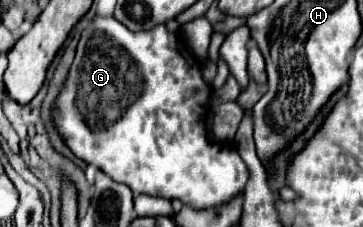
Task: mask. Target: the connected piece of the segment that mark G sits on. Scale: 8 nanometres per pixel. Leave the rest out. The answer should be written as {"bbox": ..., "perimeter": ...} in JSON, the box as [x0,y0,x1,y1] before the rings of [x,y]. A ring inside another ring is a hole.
{"bbox":[57,16,247,208],"perimeter":[[[97,16],[93,20],[91,30],[87,32],[87,36],[81,36],[79,46],[77,46],[77,54],[75,60],[71,64],[69,70],[69,78],[65,82],[65,88],[57,100],[57,108],[59,108],[59,116],[57,116],[57,124],[59,124],[59,132],[65,138],[67,146],[71,148],[71,152],[89,162],[95,164],[97,168],[109,172],[109,176],[113,180],[119,180],[123,184],[127,184],[135,194],[151,194],[151,196],[163,196],[163,198],[179,198],[185,204],[191,204],[193,208],[209,208],[209,206],[219,206],[227,200],[231,200],[237,192],[241,192],[247,184],[247,174],[245,174],[245,162],[237,156],[237,150],[233,146],[221,148],[213,142],[207,140],[207,132],[205,132],[205,124],[203,124],[203,116],[207,112],[209,106],[209,98],[211,98],[211,88],[209,84],[203,82],[201,78],[201,70],[199,64],[195,62],[195,58],[187,52],[187,48],[183,46],[183,42],[177,40],[177,36],[173,32],[169,32],[165,28],[165,24],[159,24],[151,30],[145,32],[131,32],[129,28],[125,28],[119,20],[109,20],[109,18],[101,18]]]}

